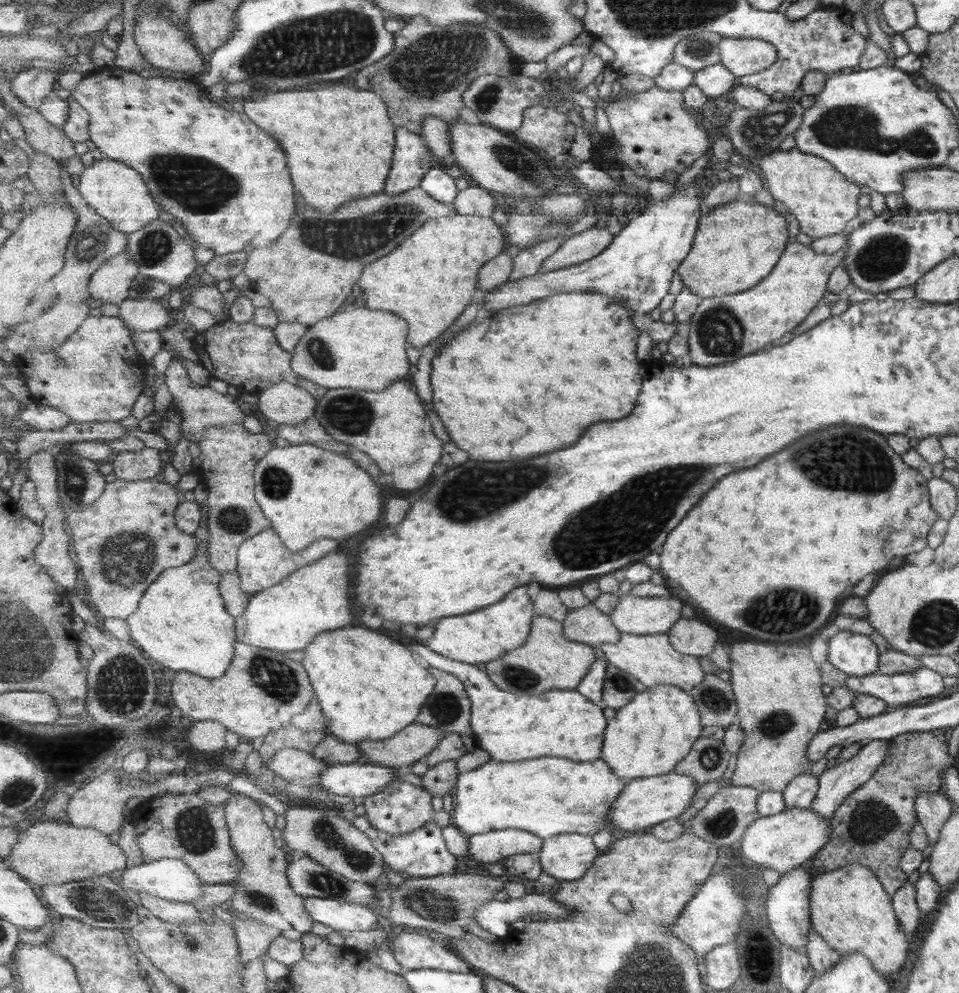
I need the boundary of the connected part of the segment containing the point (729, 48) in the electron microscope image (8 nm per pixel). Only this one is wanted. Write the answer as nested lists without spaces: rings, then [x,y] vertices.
[[[725,38],[719,42],[720,62],[733,76],[765,70],[776,59],[775,47],[757,38]]]

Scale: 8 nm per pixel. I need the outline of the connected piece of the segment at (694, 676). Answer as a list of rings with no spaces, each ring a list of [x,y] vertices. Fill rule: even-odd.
[[[621,633],[619,643],[604,643],[599,648],[609,663],[634,675],[648,688],[655,688],[657,685],[673,685],[688,690],[703,681],[703,672],[701,672],[697,657],[681,654],[675,650],[668,633],[649,635]]]

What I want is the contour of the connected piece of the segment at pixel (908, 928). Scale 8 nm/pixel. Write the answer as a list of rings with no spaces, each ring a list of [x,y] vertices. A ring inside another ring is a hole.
[[[906,881],[903,883],[903,886],[897,888],[895,893],[890,897],[892,900],[892,911],[896,918],[898,918],[898,923],[907,938],[909,938],[909,934],[917,928],[919,924],[918,917],[921,916],[914,895],[914,886]]]

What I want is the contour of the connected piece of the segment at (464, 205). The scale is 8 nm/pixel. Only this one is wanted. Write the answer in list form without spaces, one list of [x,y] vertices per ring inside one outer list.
[[[479,185],[470,186],[459,191],[453,202],[456,211],[462,215],[493,216],[493,210],[498,205],[498,197]]]

